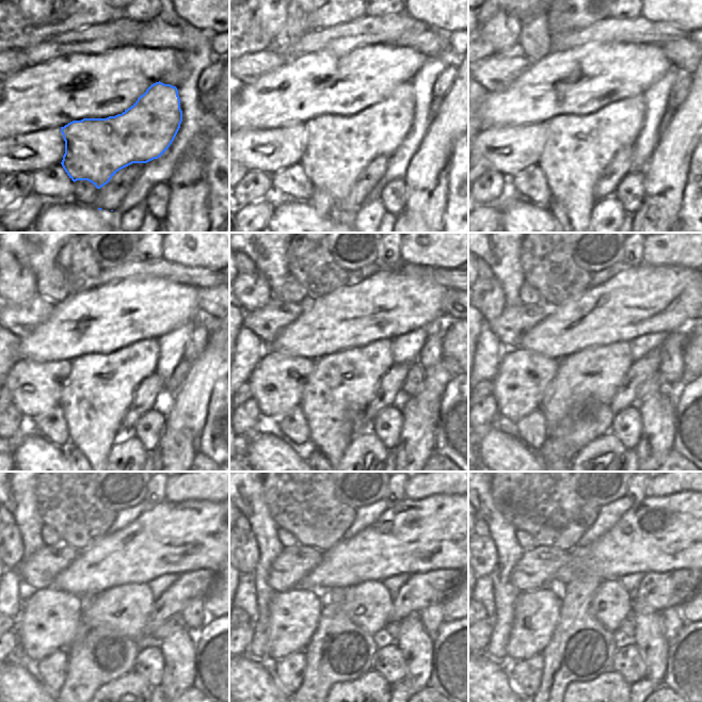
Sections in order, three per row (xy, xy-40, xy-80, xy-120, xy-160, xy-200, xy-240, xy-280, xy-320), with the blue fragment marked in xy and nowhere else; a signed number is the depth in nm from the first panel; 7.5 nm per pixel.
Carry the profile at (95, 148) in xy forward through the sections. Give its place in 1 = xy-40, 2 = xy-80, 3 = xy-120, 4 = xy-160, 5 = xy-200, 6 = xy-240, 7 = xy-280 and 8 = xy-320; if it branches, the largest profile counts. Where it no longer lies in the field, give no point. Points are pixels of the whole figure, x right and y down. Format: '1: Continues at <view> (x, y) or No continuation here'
1: Continues at xy-40 (337, 149)
2: Continues at xy-80 (578, 147)
3: Continues at xy-120 (100, 387)
4: Continues at xy-160 (349, 378)
5: Continues at xy-200 (597, 371)
6: Continues at xy-240 (125, 608)
7: Continues at xy-280 (368, 604)
8: Continues at xy-320 (611, 604).

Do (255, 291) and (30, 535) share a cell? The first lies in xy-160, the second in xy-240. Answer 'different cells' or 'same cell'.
different cells

